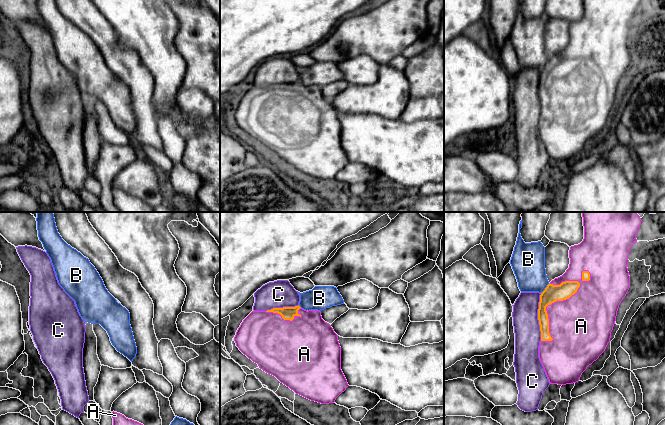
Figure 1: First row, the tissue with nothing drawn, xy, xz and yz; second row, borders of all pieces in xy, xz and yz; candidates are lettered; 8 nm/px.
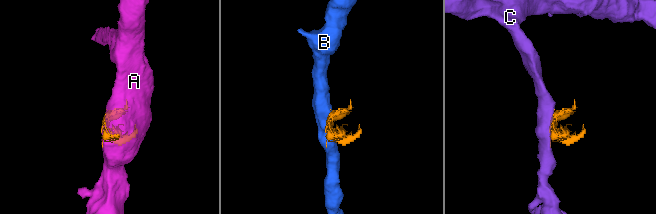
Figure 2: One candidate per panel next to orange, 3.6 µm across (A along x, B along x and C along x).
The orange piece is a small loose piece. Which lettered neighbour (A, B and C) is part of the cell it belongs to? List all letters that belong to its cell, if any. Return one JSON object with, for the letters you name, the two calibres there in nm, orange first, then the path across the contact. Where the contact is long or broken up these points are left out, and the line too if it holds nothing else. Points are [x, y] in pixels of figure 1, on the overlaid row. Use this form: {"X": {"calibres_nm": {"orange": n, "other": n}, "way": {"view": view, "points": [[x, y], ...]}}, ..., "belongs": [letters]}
{"A": {"calibres_nm": {"orange": 140, "other": 380}}, "belongs": ["A"]}

